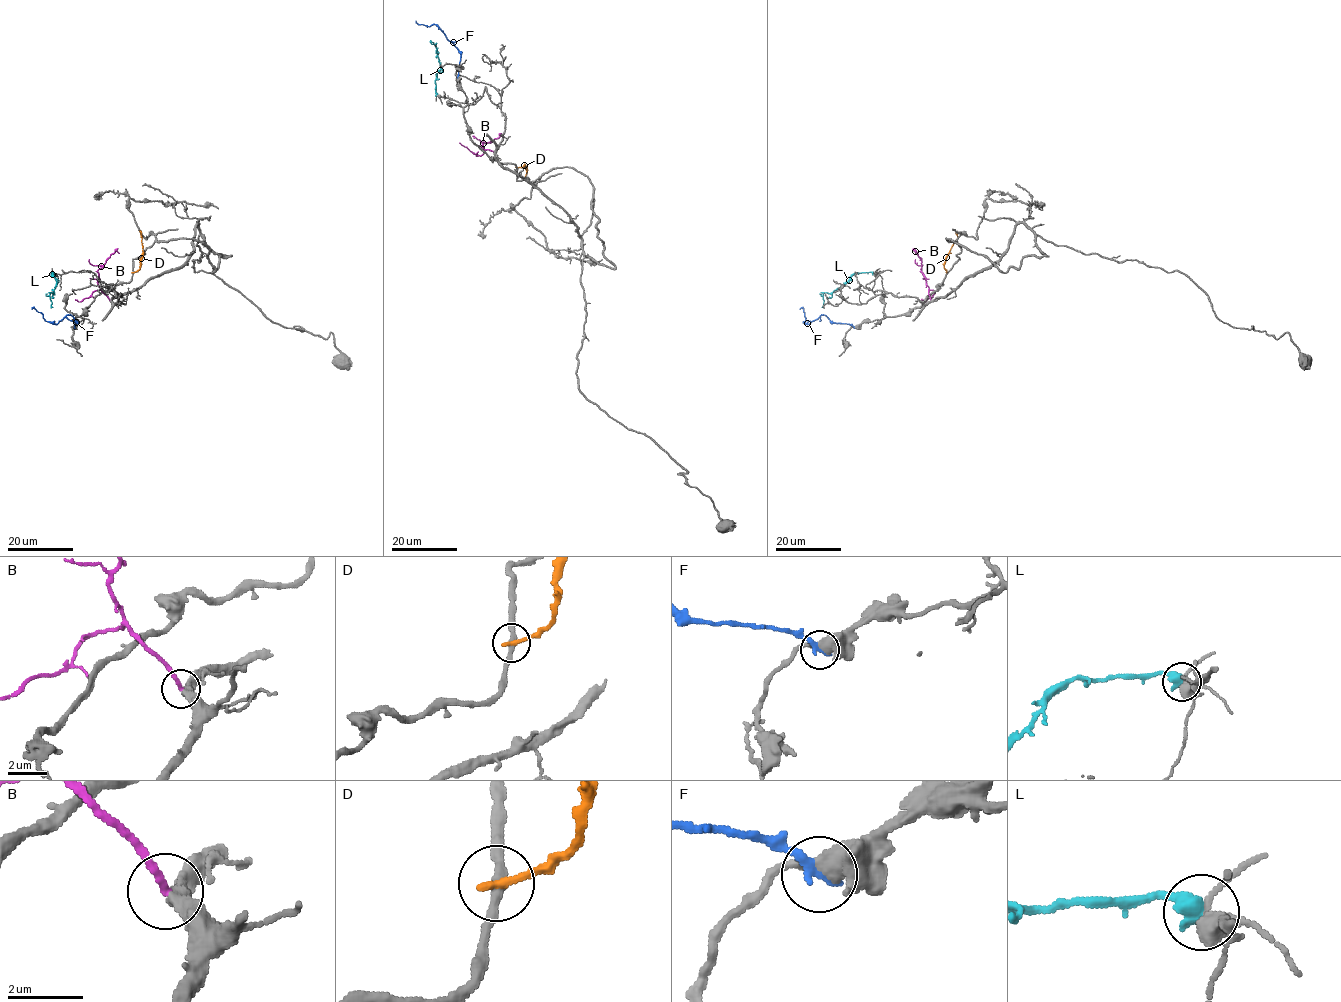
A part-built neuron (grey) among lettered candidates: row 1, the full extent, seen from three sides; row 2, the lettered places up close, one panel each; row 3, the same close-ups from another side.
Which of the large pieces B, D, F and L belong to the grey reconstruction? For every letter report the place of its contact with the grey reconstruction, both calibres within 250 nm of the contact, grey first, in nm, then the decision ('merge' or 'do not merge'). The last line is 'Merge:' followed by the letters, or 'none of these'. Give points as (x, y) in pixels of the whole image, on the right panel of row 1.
B: meets grey at (931, 300); 440 nm thick on the grey side, 190 nm on the other; merge
D: meets grey at (946, 272); 260 nm thick on the grey side, 240 nm on the other; do not merge
F: meets grey at (855, 327); 440 nm thick on the grey side, 280 nm on the other; do not merge
L: meets grey at (874, 273); 280 nm thick on the grey side, 500 nm on the other; do not merge
Merge: B

